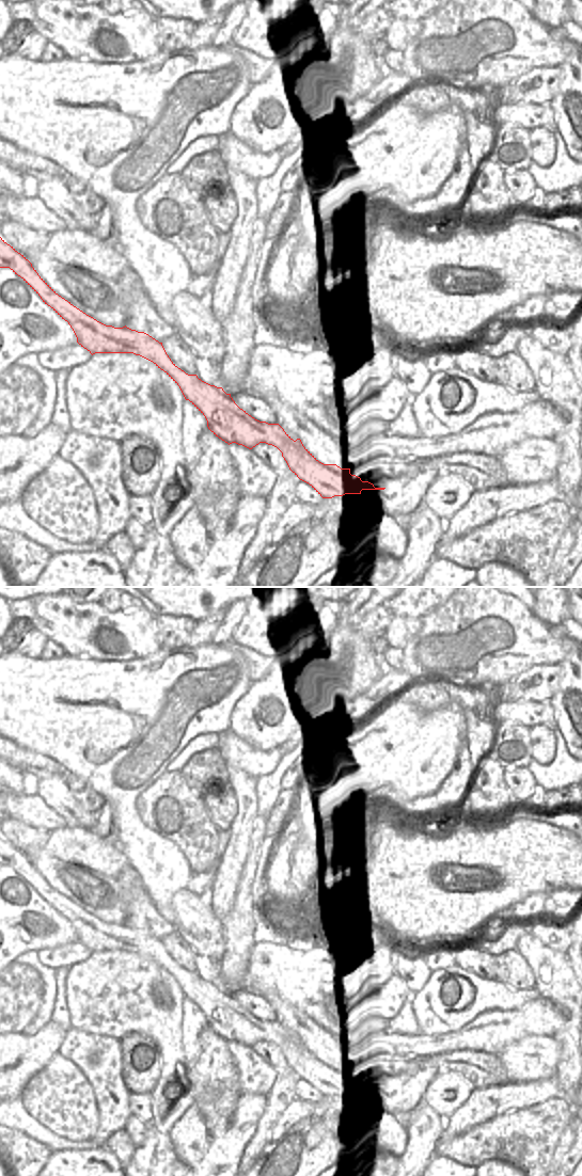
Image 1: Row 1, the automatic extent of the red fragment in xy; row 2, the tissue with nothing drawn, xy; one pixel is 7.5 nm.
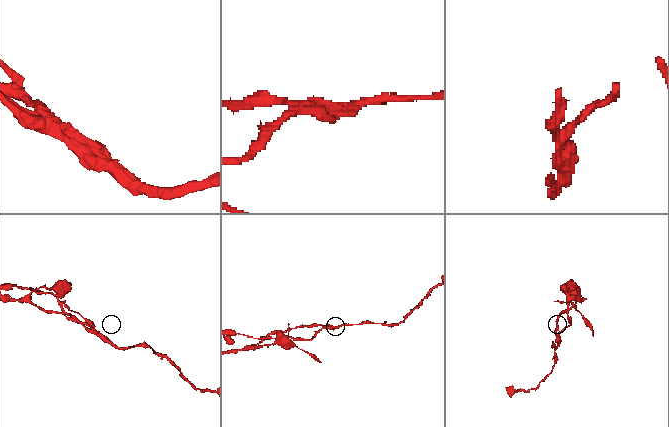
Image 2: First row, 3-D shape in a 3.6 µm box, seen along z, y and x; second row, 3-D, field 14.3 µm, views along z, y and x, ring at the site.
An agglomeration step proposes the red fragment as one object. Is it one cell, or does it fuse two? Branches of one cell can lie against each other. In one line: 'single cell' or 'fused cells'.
fused cells

